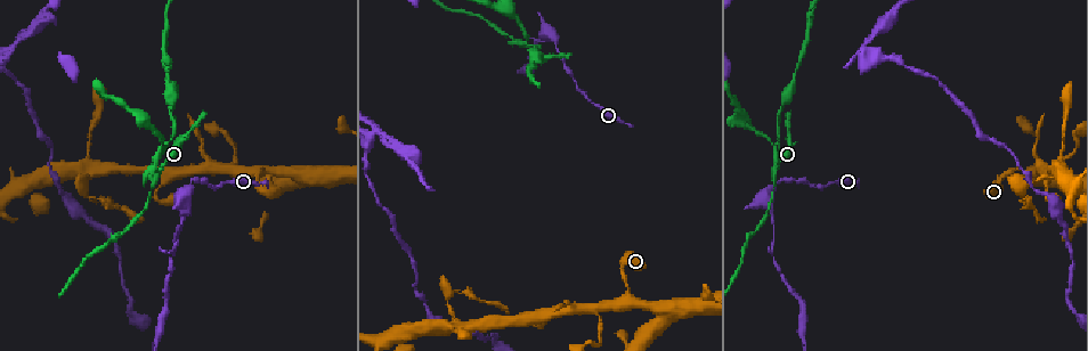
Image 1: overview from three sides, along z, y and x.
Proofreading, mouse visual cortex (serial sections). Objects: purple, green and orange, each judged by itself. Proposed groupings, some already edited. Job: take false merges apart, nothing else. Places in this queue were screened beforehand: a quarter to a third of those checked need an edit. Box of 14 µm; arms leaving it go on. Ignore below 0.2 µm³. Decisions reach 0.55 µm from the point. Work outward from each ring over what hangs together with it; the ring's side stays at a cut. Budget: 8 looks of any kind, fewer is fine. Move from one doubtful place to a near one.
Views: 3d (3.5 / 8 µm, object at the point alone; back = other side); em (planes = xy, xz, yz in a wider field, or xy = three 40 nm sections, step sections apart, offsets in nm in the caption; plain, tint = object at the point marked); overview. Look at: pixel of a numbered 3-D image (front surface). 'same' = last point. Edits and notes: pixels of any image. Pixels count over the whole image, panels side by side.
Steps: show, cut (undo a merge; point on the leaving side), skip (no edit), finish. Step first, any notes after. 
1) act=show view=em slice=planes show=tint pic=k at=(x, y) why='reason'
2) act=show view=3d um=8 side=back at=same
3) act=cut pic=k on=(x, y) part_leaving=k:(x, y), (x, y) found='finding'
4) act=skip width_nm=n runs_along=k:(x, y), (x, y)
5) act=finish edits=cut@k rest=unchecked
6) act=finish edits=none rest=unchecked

act=show view=3d um=8 pic=1 at=(775, 167) why='sharp bend'

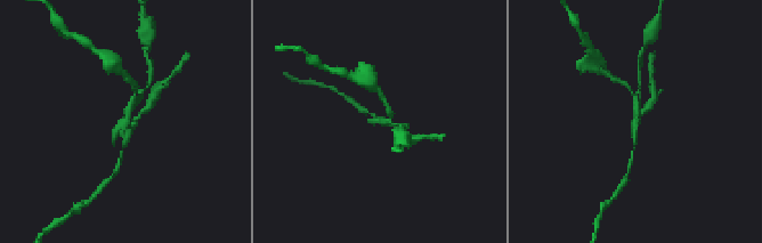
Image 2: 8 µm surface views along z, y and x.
act=show view=3d um=3.5 side=back pic=2 at=(635, 122)

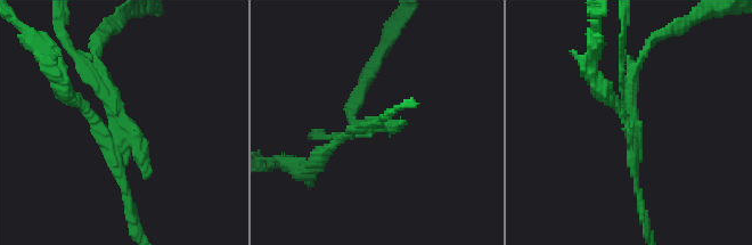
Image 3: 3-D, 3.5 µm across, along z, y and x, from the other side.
act=cut pic=3 on=(105, 84) part_leaving=3:(111, 128), (100, 33) found='two cells meet here'

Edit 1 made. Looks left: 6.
act=show view=3d um=3.5 pic=1 at=(232, 171) why='abrupt turn'

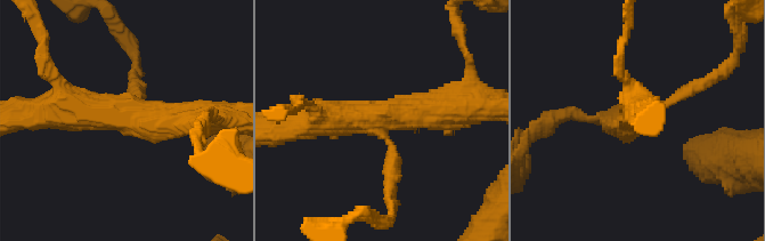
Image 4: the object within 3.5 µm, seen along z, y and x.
act=show view=em slice=xy step=1 show=tint pic=4 at=(380, 117) why='now the EM'

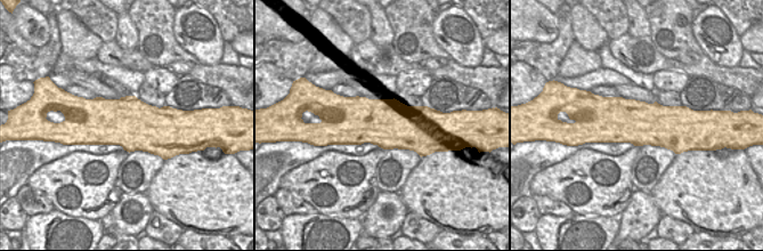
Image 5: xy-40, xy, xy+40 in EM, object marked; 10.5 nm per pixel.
act=show view=em slice=xy step=2 show=tint at=same

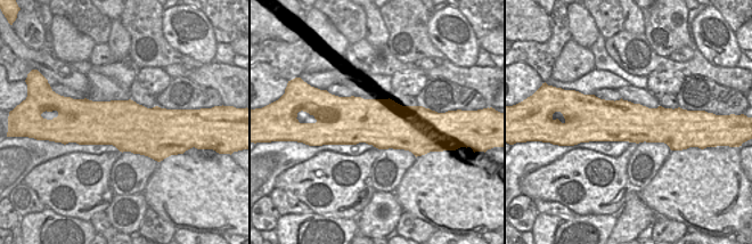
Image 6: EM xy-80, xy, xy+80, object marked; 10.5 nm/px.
act=skip runs_along=4:(457, 111), (348, 117), (310, 126) found='one cell here'

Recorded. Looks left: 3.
act=show view=3d um=8 pic=1 at=(89, 172) why='side arm on a straight run'

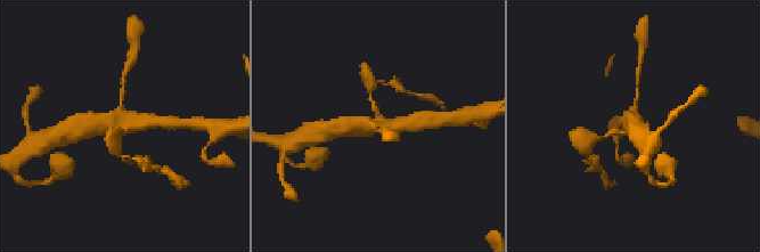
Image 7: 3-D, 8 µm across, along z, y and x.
act=show view=3d um=3.5 pic=7 at=(379, 126)

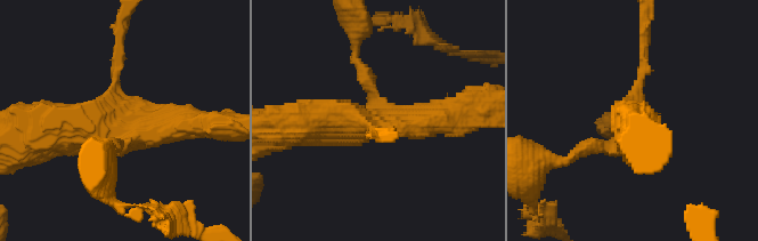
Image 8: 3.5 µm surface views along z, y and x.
act=show view=em slice=xy step=1 show=tint pic=8 at=(123, 132)

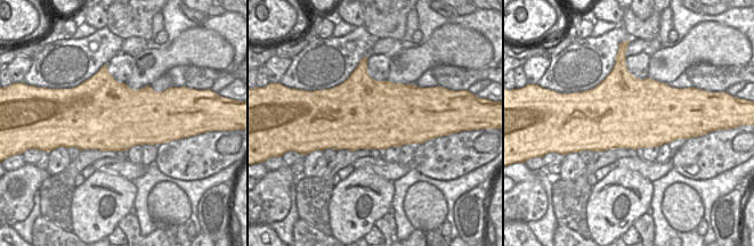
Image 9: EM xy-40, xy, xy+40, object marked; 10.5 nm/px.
act=skip runs_along=8:(453, 115), (429, 121), (295, 123) found='all the same cell'

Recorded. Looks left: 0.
act=finish edits=cut@3 rest=unchecked

